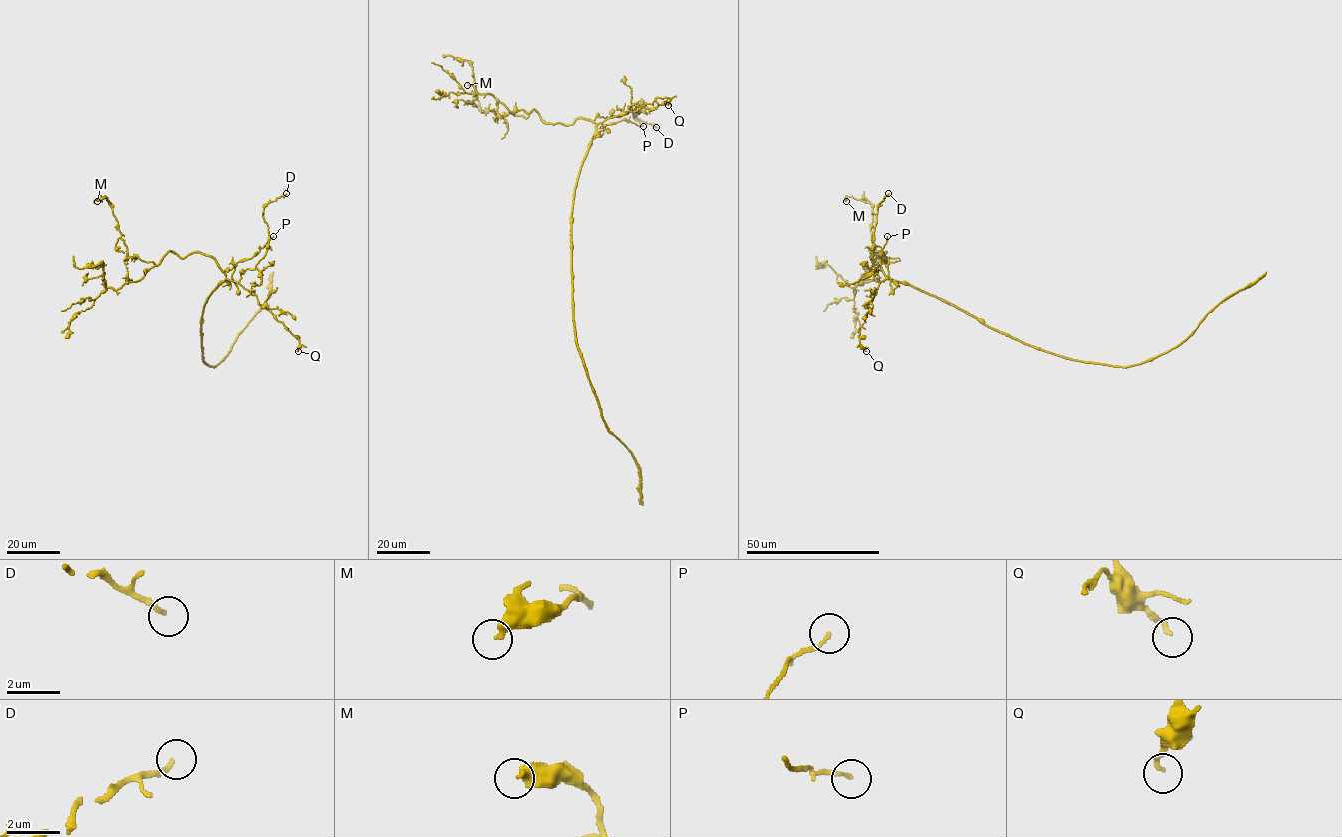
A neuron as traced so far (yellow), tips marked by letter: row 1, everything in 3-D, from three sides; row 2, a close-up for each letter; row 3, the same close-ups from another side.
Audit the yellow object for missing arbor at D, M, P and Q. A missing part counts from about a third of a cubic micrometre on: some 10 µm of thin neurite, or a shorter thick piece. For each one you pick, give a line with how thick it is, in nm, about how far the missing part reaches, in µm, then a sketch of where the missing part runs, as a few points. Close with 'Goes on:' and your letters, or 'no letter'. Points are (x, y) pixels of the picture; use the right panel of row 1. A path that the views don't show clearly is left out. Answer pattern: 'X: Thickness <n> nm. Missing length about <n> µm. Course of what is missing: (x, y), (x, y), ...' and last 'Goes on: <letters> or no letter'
D: Thickness 200 nm. Missing length about 25 µm. Course of what is missing: (888, 193), (892, 184), (927, 179)
Goes on: D

